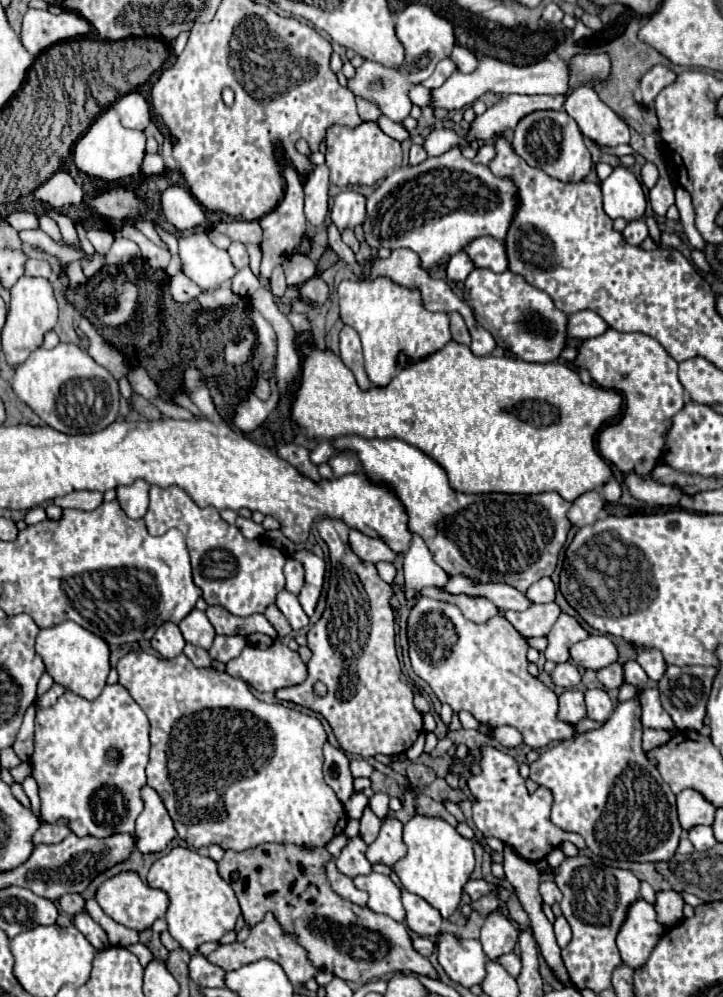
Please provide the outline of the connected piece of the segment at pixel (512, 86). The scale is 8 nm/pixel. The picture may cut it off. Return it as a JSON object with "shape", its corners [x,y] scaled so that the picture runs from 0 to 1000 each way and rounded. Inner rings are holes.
{"shape":[[[664,57],[664,65],[656,73],[625,73],[625,77],[609,87],[609,89],[600,89],[598,95],[600,95],[600,105],[598,107],[611,107],[611,109],[636,109],[642,105],[650,105],[656,103],[667,93],[725,93],[725,95],[750,95],[750,93],[758,93],[758,95],[775,95],[775,93],[783,93],[786,91],[786,67],[780,61],[744,61],[739,65],[728,65],[728,67],[716,67],[716,65],[708,65],[708,63],[697,63],[697,61],[689,61],[689,59],[680,59],[680,57]]]}

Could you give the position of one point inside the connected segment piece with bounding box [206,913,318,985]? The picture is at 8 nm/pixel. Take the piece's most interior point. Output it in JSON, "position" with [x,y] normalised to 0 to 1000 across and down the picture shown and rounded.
{"position":[368,944]}

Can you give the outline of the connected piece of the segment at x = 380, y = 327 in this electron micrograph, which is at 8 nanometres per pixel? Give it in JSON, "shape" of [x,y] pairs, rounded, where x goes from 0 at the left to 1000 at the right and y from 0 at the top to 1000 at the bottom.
{"shape":[[[537,278],[473,282],[467,286],[470,298],[470,318],[479,326],[490,328],[498,336],[506,374],[512,382],[523,388],[537,386],[548,374],[548,356],[553,352],[564,354],[570,360],[589,358],[611,350],[622,342],[620,314],[598,314],[586,310],[584,296],[578,290],[556,288]]]}

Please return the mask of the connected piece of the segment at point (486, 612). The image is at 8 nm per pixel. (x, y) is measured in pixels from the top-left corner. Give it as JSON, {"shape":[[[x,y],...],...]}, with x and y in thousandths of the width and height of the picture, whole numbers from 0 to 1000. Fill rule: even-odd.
{"shape":[[[589,589],[584,591],[586,599],[598,599],[598,601],[609,601],[617,605],[628,605],[636,609],[636,613],[642,615],[645,621],[656,623],[656,625],[672,625],[678,619],[689,617],[689,611],[680,607],[680,603],[675,603],[672,599],[650,599],[650,597],[625,597],[625,595],[611,595],[609,591],[600,589]]]}

